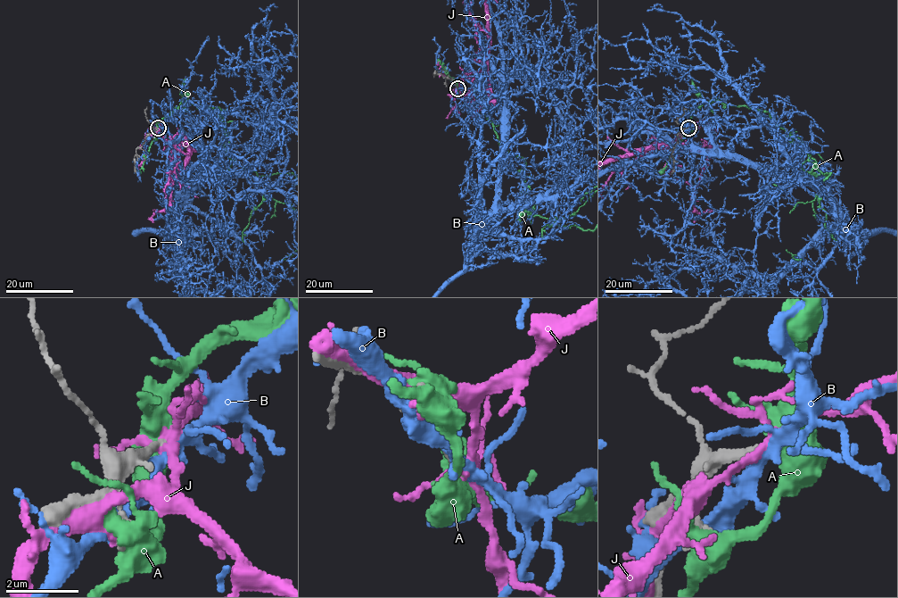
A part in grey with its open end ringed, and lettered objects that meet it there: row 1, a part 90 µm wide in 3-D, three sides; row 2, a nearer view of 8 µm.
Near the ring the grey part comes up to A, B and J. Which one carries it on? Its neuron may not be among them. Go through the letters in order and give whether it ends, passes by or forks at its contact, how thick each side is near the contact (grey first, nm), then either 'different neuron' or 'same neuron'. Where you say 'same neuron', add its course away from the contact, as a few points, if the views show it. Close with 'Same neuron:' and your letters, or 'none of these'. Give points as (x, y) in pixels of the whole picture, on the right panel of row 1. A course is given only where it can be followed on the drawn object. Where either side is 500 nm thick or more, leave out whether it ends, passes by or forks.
A: it forks | 200/460 nm | different neuron
B: it forks | 200/280 nm | different neuron
J: it forks | 200/220 nm | different neuron
Same neuron: none of these

